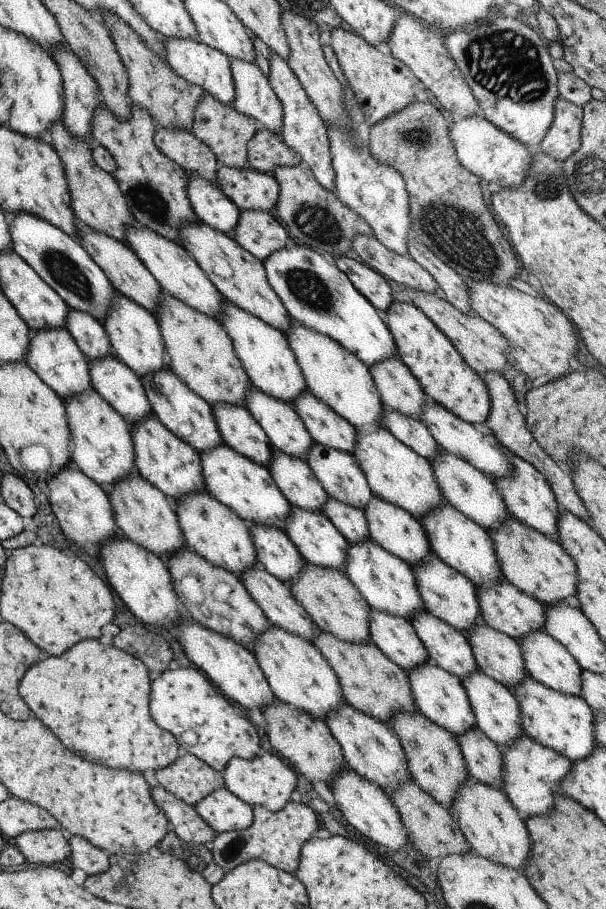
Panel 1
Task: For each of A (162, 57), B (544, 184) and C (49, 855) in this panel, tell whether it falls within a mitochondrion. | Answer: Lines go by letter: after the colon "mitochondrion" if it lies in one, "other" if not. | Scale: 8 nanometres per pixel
A: other
B: mitochondrion
C: other

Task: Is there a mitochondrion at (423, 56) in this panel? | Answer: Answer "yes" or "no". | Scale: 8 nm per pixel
no

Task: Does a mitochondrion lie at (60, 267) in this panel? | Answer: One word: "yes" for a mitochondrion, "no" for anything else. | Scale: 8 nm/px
yes

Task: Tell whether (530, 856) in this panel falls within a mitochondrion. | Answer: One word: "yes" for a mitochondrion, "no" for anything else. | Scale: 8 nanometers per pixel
no

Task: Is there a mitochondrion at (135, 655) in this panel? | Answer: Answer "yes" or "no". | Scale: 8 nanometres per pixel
no

